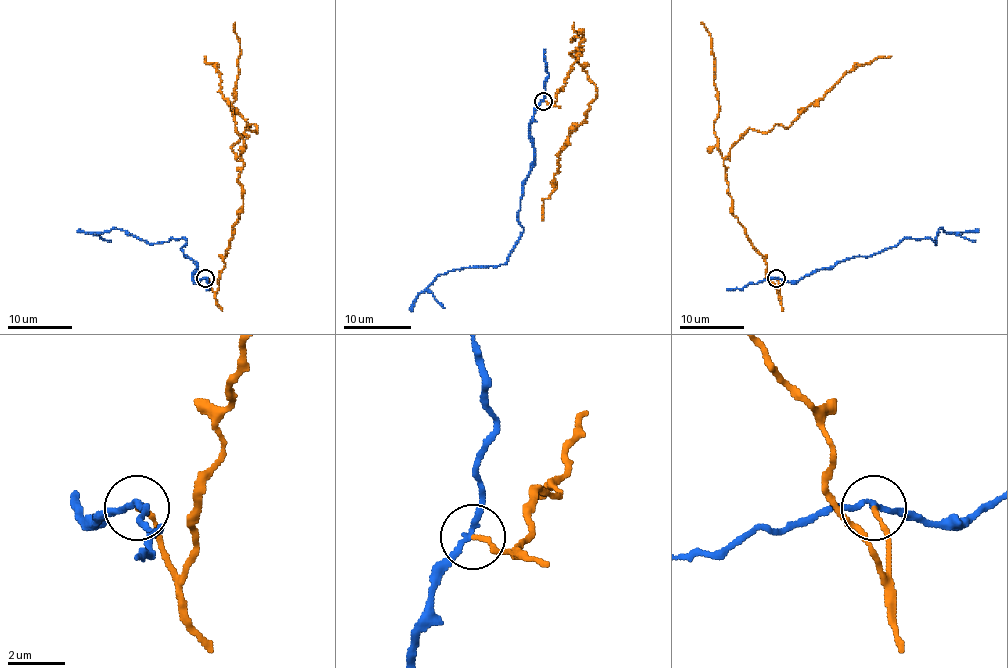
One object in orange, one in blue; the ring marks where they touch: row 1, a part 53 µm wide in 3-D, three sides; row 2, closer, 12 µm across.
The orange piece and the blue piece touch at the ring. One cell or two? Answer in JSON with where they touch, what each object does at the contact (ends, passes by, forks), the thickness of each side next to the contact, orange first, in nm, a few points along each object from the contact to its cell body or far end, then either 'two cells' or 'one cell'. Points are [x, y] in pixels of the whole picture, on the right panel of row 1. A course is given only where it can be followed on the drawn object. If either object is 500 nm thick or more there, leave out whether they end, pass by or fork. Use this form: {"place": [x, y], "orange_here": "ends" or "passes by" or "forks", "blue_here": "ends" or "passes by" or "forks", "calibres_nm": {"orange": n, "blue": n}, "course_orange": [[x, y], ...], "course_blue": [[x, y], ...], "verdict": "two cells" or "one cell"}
{"place": [776, 278], "orange_here": "ends", "blue_here": "passes by", "calibres_nm": {"orange": 150, "blue": 180}, "course_orange": [[777, 279], [778, 292], [733, 214], [723, 159], [749, 129], [788, 127], [849, 71], [891, 56]], "course_blue": [[777, 279], [802, 279], [854, 256], [891, 248], [904, 238], [930, 238], [935, 243], [940, 229], [978, 229]], "verdict": "two cells"}

